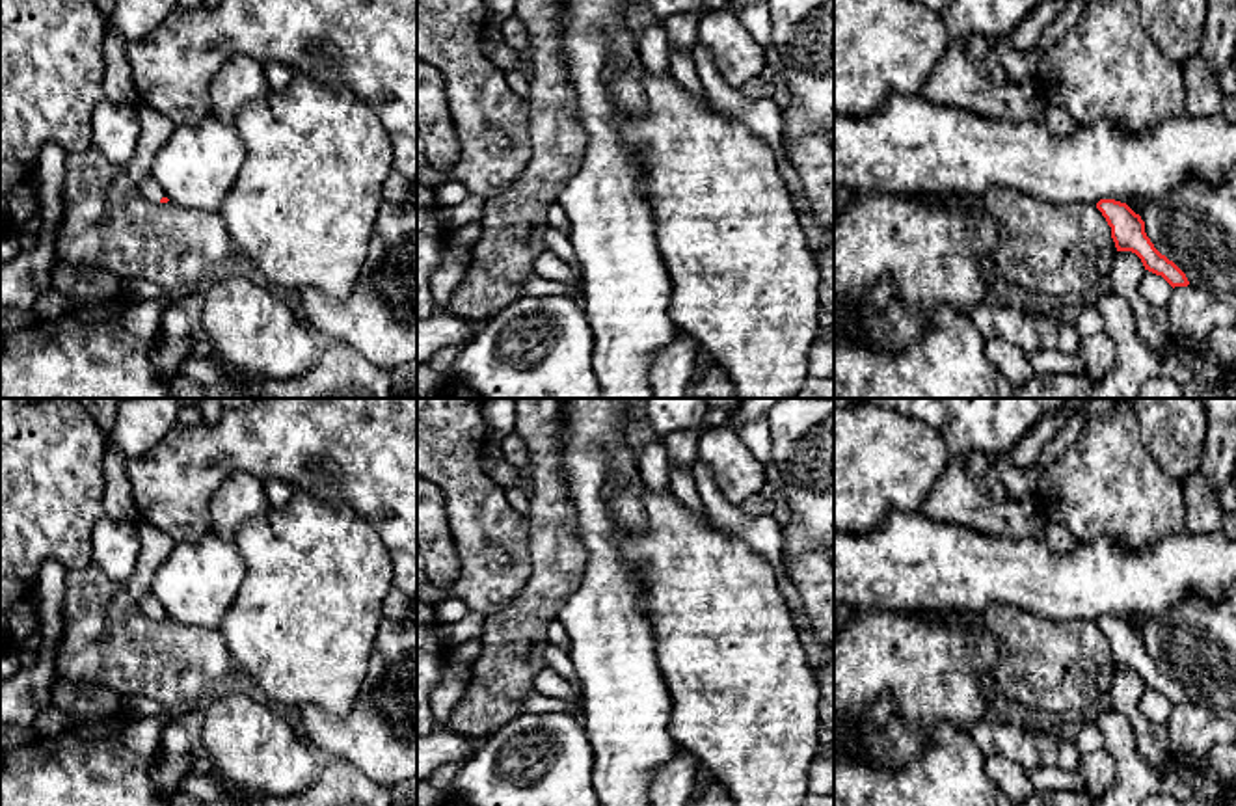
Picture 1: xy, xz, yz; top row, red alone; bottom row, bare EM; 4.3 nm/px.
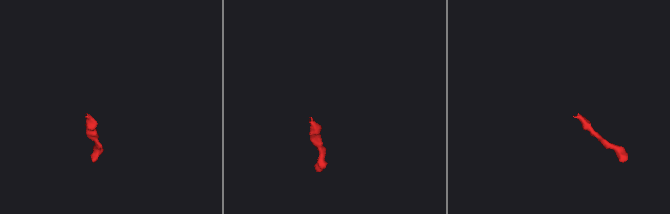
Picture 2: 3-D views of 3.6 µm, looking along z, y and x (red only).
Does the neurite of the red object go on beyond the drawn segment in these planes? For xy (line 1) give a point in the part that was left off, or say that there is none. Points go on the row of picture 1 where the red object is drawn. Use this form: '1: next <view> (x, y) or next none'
1: next xy (147, 187)

